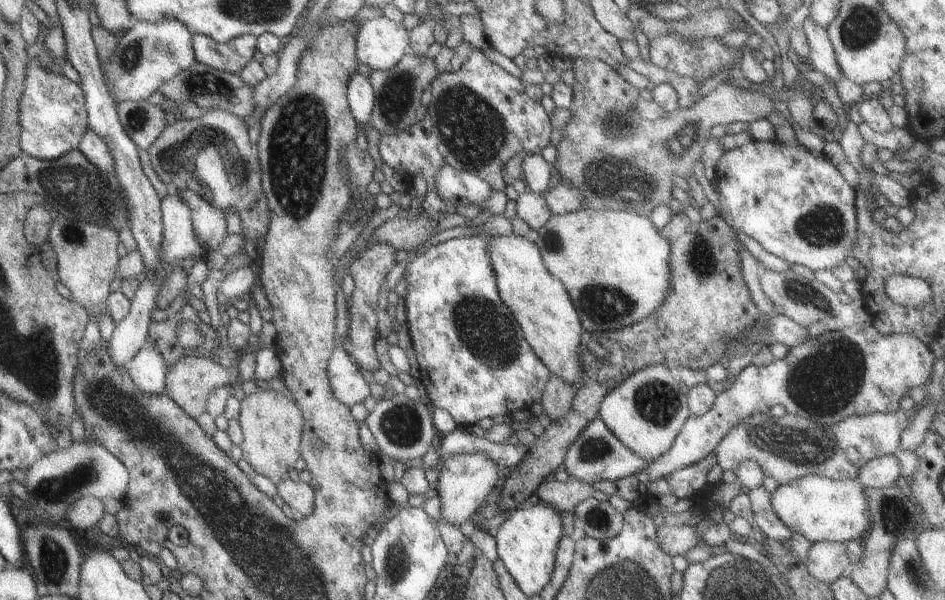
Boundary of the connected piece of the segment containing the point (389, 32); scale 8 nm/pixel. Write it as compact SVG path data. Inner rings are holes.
M384 16L364 20L354 36L354 53L358 64L368 66L371 71L384 71L391 68L408 51L407 31L401 23Z

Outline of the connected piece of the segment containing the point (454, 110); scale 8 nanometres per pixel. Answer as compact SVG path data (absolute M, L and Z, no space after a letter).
M475 48L457 71L437 73L430 85L431 98L424 118L396 136L382 136L378 152L382 161L401 177L423 176L426 192L419 212L429 220L438 221L445 214L435 190L434 176L442 166L471 173L493 190L503 191L501 172L505 164L518 152L539 153L549 144L552 128L548 114L539 102L526 95L520 80L485 59L483 52Z

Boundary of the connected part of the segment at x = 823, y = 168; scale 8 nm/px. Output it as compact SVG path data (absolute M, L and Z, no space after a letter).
M776 138L768 141L749 141L723 153L715 165L715 180L713 182L717 189L717 198L719 202L719 212L723 222L749 236L751 240L755 240L761 248L773 256L779 256L788 264L801 264L805 268L809 268L811 272L815 270L831 270L838 264L845 263L844 258L849 254L849 250L853 248L856 239L856 206L854 205L854 192L849 188L847 182L841 177L841 174L829 159L824 156L824 160L809 153L803 146L792 147L791 145L781 143Z

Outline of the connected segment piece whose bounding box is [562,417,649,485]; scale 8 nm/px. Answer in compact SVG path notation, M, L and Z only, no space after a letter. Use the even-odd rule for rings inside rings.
M598 417L590 420L589 424L582 429L579 436L569 445L565 458L562 460L562 468L568 476L590 485L598 480L619 480L625 475L639 472L648 464L643 457L625 448Z

